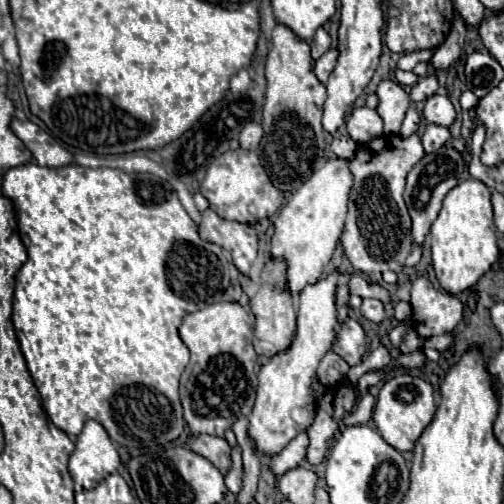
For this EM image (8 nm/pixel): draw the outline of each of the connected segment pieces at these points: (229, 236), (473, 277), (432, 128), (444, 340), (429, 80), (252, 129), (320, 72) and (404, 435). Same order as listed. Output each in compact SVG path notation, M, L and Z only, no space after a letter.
M207 209L201 213L199 235L209 243L227 249L231 253L233 265L245 277L249 277L251 265L257 257L257 229L253 225L225 221L215 211Z
M477 179L461 181L447 193L443 199L443 209L431 225L431 259L435 277L447 293L457 295L473 287L479 277L491 269L497 257L499 247L493 225L491 191Z
M427 125L425 133L421 135L421 143L423 143L425 153L433 153L433 151L441 149L449 139L451 139L449 129L441 127L441 125Z
M445 333L445 335L437 335L433 339L425 339L425 347L435 347L437 351L445 351L449 345L451 345L451 335Z
M431 73L427 77L421 77L409 95L411 95L413 103L419 103L419 101L425 101L427 97L435 95L437 91L439 91L439 79L435 73Z
M247 123L239 135L239 143L245 149L257 149L259 141L263 137L263 129L259 123Z
M329 49L323 57L319 57L315 61L315 75L317 75L317 79L321 83L327 83L327 77L331 75L331 71L333 71L333 67L337 63L337 55L339 55L337 49Z
M395 375L385 381L385 385L377 395L377 403L373 409L373 423L379 429L381 437L397 451L411 451L423 429L431 423L433 415L435 415L433 387L421 377Z

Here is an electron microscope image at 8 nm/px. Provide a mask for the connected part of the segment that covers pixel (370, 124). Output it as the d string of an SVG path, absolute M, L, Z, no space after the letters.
M357 107L347 119L347 131L355 143L369 143L369 139L377 139L377 135L383 135L383 119L375 109Z

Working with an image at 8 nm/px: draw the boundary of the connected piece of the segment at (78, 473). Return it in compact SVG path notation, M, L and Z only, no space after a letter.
M89 419L69 457L69 473L73 481L83 489L93 489L101 479L115 473L119 465L119 453L107 431L97 421Z

